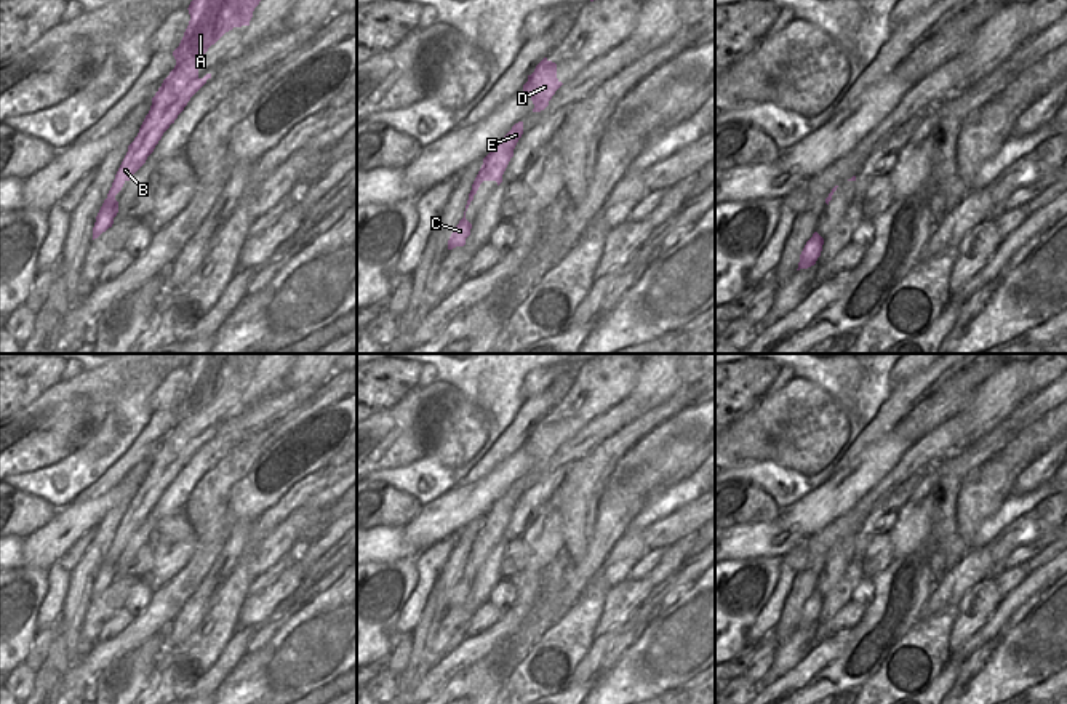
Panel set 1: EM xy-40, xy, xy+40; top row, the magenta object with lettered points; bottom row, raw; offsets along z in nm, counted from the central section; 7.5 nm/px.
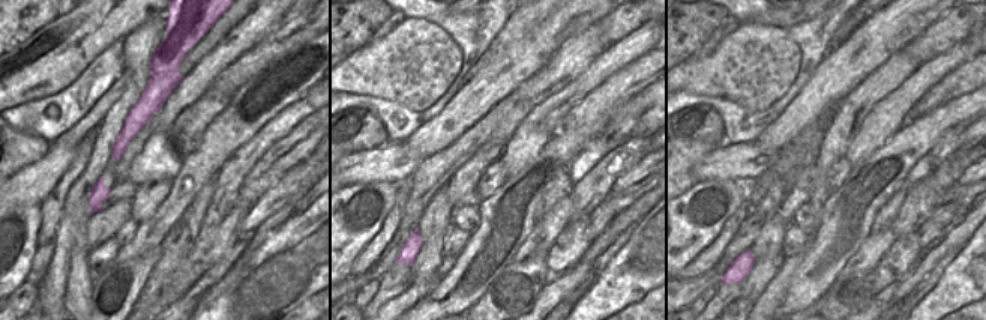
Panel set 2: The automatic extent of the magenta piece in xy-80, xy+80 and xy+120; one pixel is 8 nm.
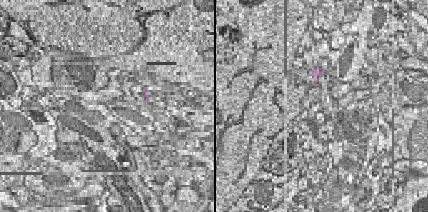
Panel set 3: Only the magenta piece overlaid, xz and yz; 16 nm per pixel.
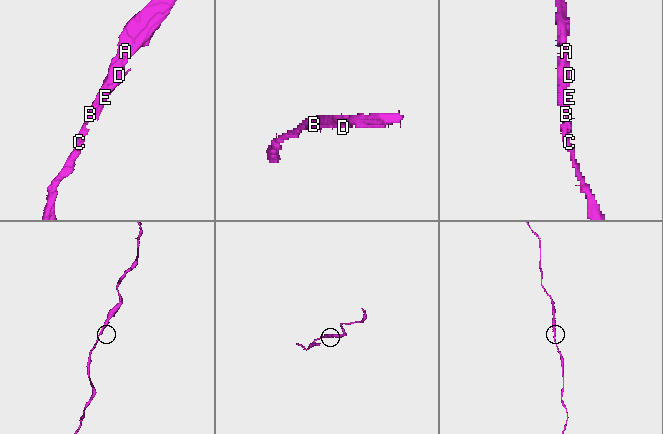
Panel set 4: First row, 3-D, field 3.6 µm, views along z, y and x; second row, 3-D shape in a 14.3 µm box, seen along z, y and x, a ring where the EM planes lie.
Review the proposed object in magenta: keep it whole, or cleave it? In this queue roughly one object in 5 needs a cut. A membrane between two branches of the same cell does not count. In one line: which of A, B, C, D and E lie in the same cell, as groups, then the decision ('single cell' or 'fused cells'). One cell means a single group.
A B C D E; single cell

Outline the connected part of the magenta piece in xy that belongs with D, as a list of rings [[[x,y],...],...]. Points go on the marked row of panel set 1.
[[[544,58],[523,85],[523,91],[534,104],[533,112],[544,110],[561,85],[563,83],[557,78],[557,64]]]

